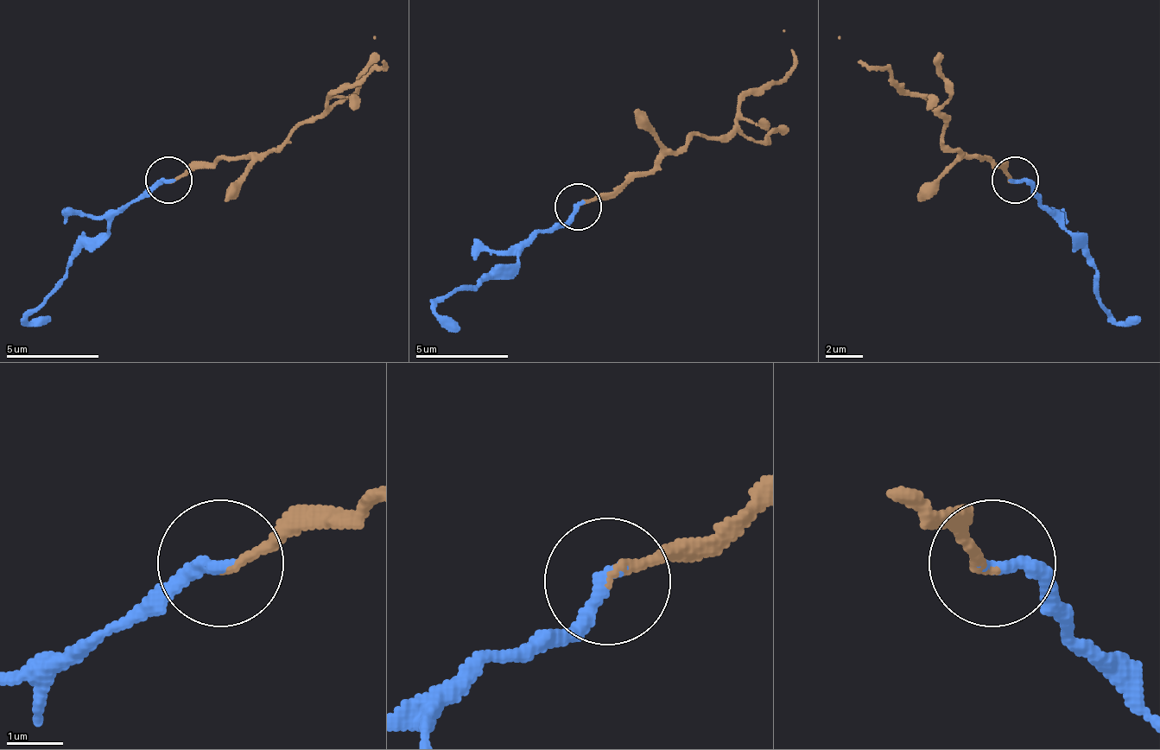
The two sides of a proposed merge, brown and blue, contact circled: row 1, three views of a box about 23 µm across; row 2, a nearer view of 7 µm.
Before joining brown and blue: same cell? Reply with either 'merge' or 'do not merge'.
merge

